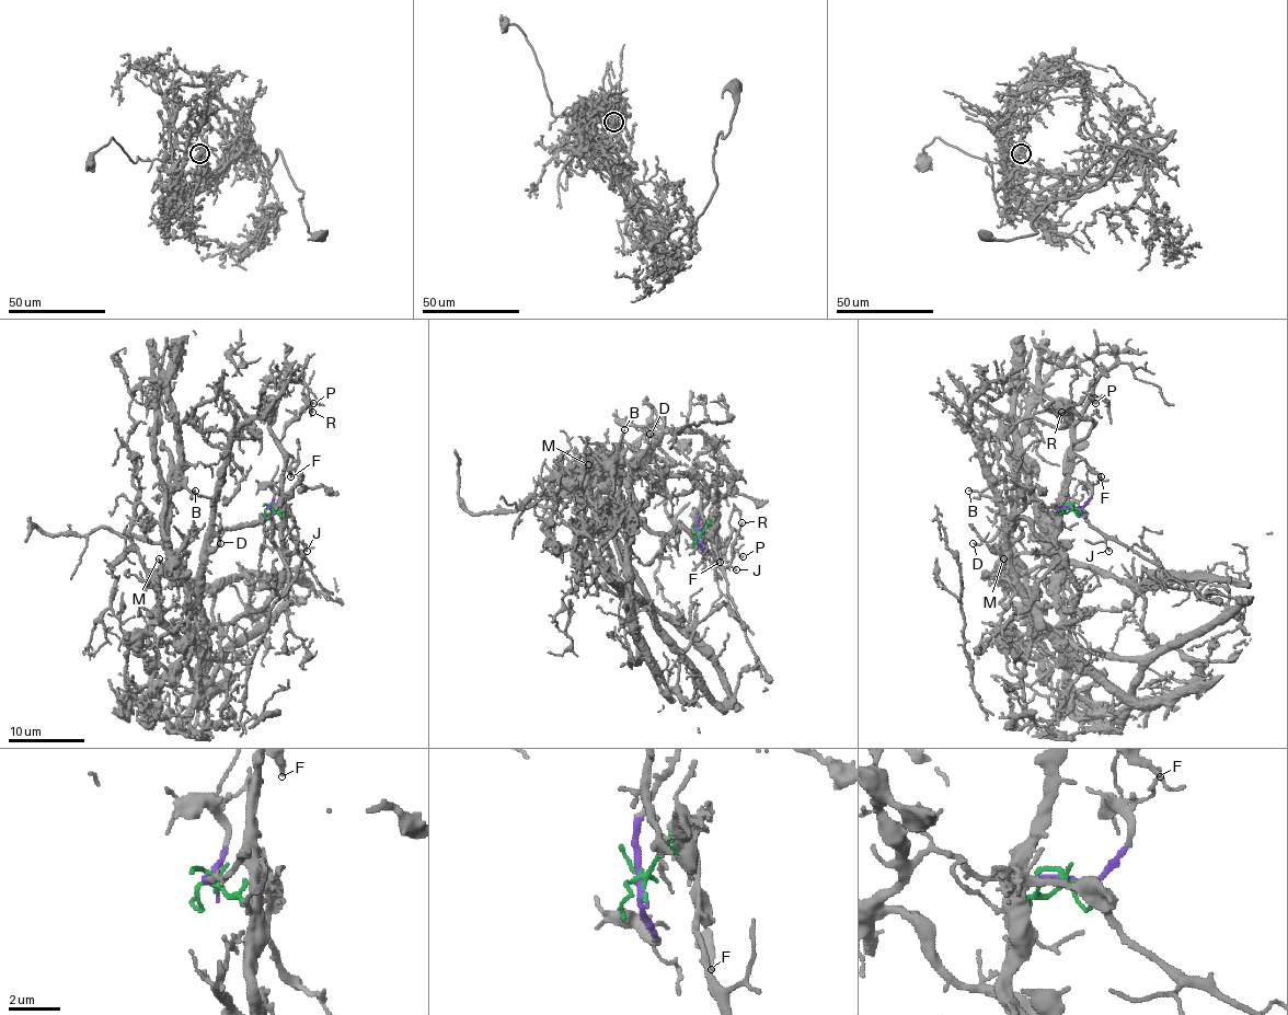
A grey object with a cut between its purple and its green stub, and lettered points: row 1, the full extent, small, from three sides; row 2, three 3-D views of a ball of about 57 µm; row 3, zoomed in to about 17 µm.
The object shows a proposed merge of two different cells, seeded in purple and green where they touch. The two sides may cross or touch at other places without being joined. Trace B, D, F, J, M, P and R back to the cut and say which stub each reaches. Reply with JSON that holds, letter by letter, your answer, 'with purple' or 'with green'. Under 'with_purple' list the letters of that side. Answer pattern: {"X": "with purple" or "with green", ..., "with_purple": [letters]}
{"B": "with purple", "D": "with purple", "F": "with green", "J": "with green", "M": "with purple", "P": "with green", "R": "with green", "with_purple": ["B", "D", "M"]}

